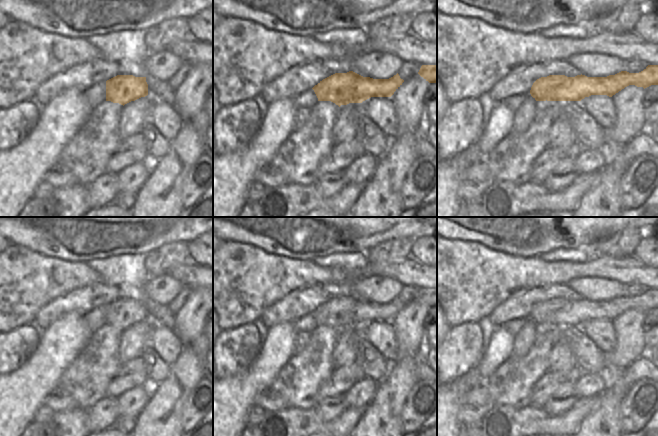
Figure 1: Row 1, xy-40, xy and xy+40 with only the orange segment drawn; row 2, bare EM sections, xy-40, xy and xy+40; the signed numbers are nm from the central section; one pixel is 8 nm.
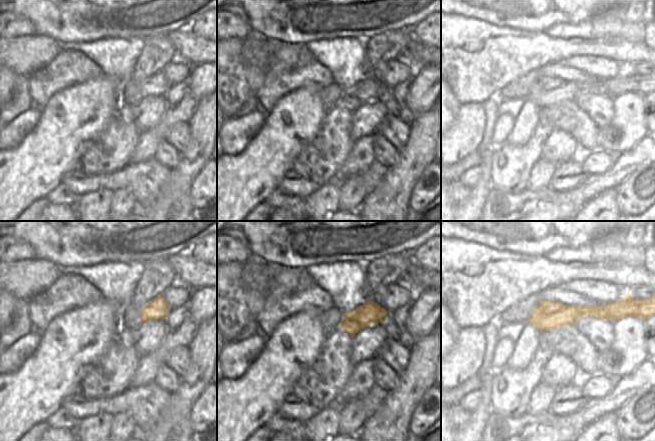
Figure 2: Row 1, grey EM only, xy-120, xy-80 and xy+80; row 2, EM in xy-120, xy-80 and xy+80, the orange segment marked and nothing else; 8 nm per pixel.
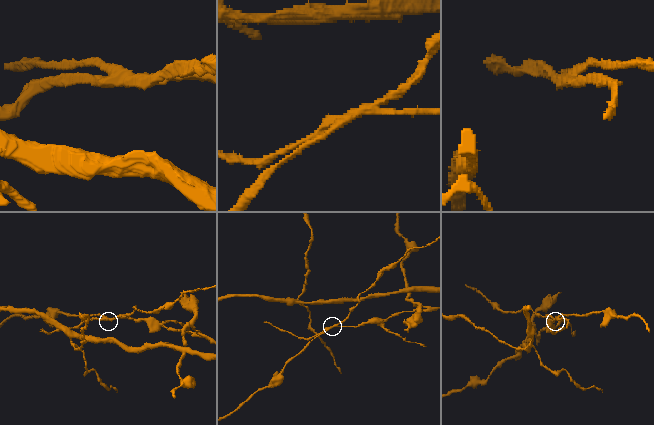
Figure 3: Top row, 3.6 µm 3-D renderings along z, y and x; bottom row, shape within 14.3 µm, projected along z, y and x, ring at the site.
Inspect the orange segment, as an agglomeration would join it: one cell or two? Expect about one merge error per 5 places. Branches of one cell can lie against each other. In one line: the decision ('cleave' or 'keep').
cleave

